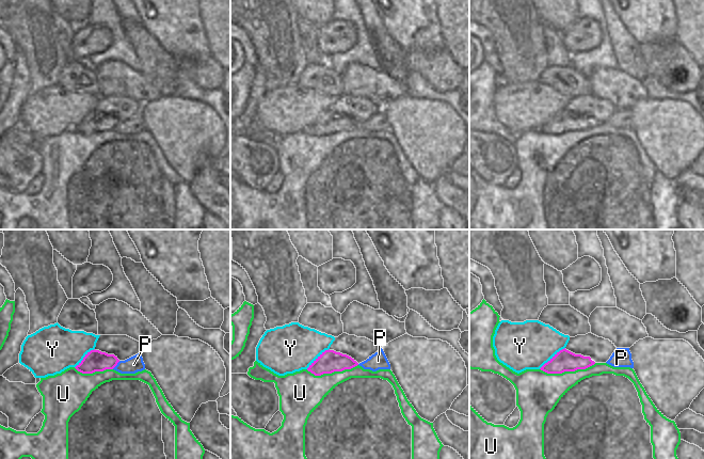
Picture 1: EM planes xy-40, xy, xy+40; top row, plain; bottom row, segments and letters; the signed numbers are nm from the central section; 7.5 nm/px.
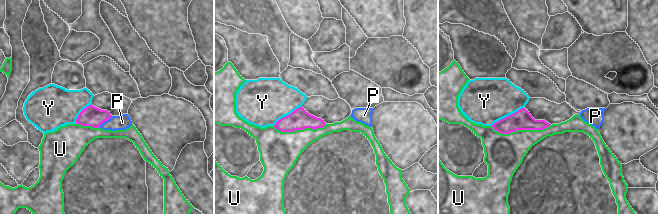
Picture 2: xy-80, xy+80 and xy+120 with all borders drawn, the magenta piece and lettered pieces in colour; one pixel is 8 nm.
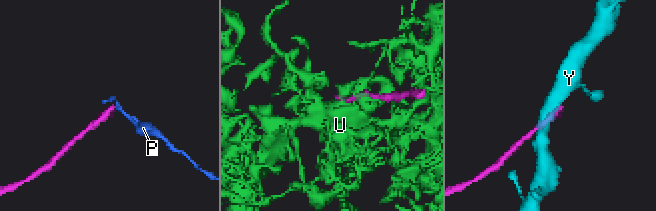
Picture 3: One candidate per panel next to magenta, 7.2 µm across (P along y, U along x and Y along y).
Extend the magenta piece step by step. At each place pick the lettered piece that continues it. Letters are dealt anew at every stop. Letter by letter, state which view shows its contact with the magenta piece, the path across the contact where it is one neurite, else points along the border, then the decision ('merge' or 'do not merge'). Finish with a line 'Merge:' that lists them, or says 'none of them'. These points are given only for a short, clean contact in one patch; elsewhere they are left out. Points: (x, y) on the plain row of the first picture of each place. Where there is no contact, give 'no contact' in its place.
P: meets magenta in xy-40; border along xy-40 (120, 122), (112, 129); do not merge
U: meets magenta in xy+40; do not merge
Y: meets magenta in xy; do not merge
Merge: none of them

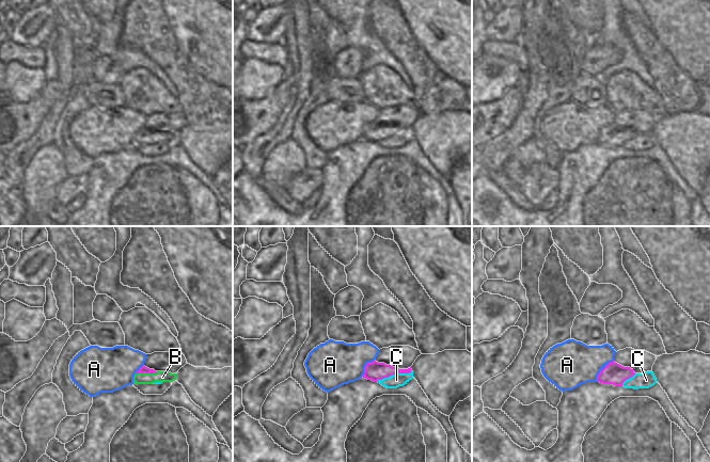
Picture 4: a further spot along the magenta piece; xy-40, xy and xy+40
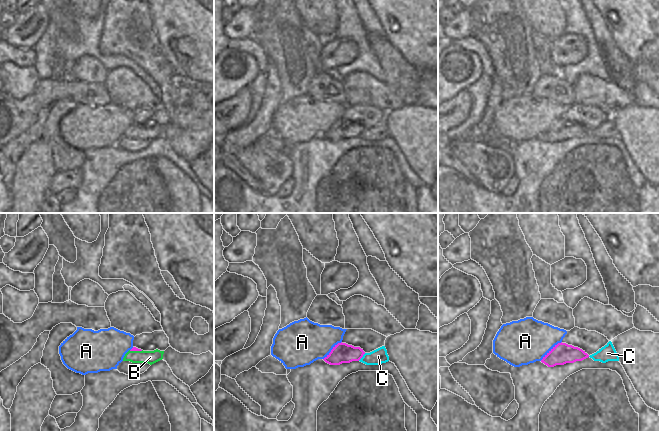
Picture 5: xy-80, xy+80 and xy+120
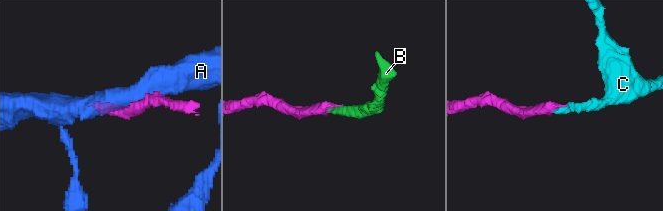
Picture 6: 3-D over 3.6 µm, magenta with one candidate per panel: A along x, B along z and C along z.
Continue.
A: meets magenta in xy+40; do not merge
B: meets magenta in xy-40; runs through xy-40 (143, 130), (146, 133), (151, 138), (162, 138); merge
C: meets magenta in xy; border along xy (411, 130), (409, 133), (396, 133), (376, 142); do not merge
Merge: B

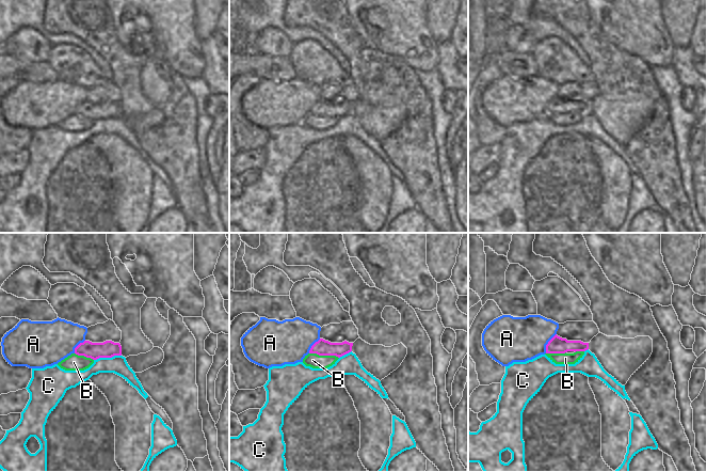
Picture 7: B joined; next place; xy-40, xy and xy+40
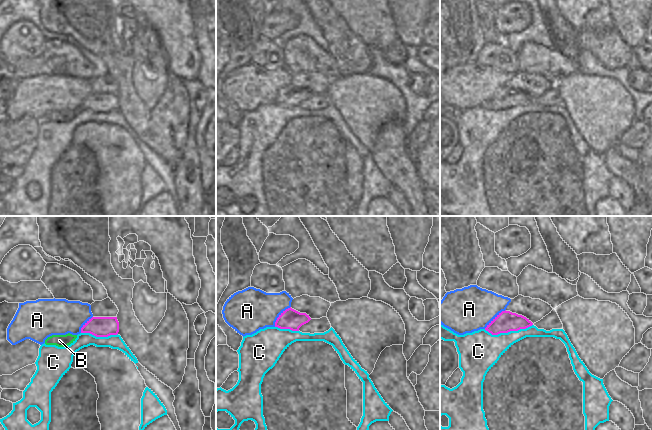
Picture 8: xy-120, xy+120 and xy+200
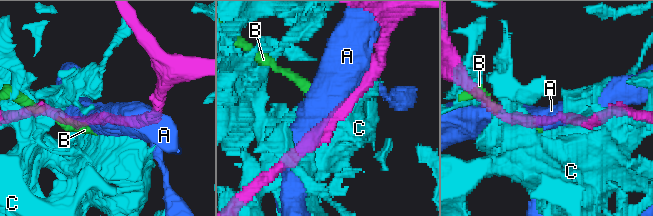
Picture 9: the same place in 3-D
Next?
A: meets magenta in xy+40; do not merge
B: meets magenta in xy; border along xy (309, 113), (336, 116), (338, 119); do not merge
C: meets magenta in xy-40; do not merge
Merge: none of them

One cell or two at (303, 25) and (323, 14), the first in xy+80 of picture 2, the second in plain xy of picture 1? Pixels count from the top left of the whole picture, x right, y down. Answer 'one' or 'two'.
one

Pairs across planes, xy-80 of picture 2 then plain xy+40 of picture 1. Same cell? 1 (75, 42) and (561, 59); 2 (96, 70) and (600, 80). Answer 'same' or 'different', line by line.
1: different
2: same

